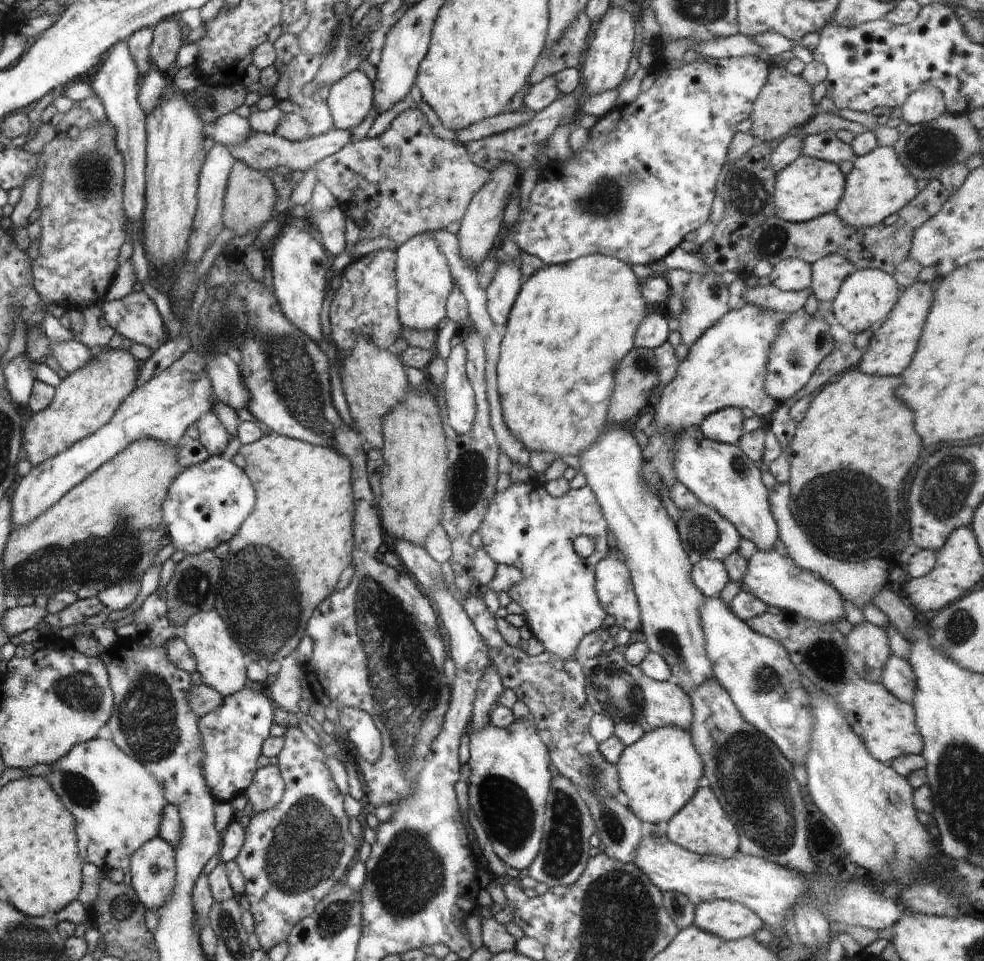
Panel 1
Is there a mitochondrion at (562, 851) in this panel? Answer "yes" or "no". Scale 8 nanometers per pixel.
yes

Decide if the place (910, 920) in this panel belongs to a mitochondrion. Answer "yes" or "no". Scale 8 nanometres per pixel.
no

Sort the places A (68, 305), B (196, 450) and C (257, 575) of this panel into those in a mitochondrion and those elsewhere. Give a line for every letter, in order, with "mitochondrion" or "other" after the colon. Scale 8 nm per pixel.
A: other
B: other
C: mitochondrion

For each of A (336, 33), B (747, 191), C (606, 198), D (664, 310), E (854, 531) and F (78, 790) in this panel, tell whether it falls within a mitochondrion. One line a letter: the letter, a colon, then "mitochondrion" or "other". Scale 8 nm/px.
A: other
B: mitochondrion
C: mitochondrion
D: other
E: mitochondrion
F: mitochondrion

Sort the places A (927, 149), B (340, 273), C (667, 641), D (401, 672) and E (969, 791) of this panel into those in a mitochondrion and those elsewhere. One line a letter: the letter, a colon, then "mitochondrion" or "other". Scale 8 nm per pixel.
A: mitochondrion
B: other
C: mitochondrion
D: mitochondrion
E: mitochondrion

